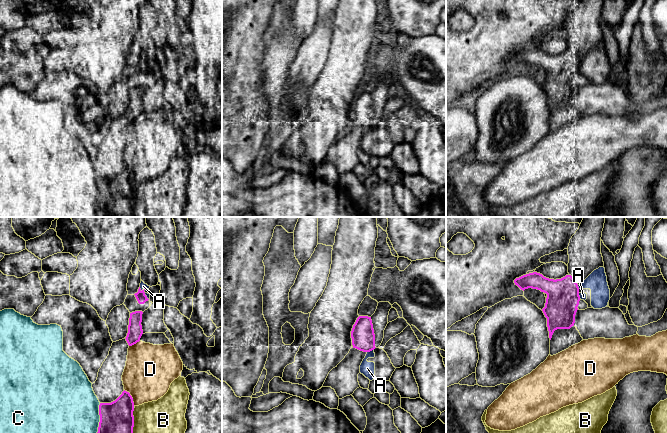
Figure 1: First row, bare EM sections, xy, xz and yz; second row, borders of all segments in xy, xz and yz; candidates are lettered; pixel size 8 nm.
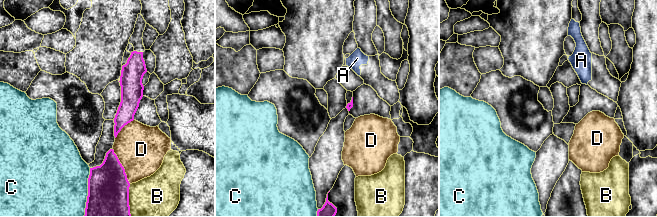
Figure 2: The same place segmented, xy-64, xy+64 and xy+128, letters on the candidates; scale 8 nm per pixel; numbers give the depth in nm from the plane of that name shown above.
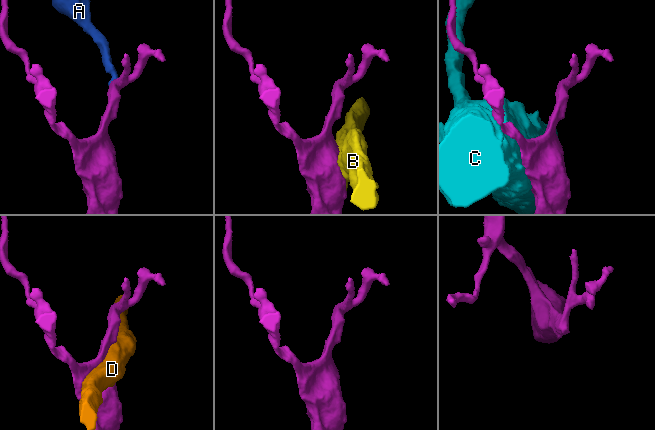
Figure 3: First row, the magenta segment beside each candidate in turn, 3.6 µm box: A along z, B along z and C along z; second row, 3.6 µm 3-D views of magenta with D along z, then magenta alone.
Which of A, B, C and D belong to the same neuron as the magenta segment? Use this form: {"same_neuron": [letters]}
{"same_neuron": []}

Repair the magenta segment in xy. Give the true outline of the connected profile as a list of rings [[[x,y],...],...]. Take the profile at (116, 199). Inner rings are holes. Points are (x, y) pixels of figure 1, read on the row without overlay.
[[[123,167],[122,170],[111,179],[100,179],[99,191],[100,198],[96,217],[134,217],[134,178],[129,168]]]

